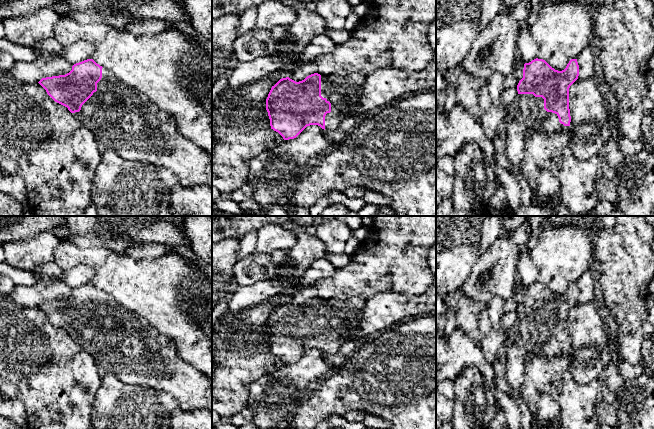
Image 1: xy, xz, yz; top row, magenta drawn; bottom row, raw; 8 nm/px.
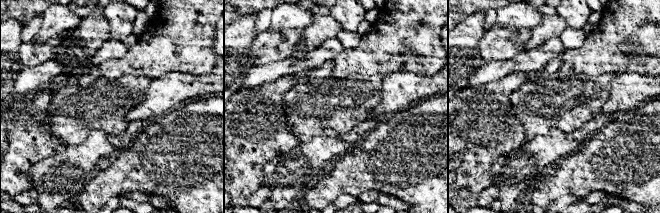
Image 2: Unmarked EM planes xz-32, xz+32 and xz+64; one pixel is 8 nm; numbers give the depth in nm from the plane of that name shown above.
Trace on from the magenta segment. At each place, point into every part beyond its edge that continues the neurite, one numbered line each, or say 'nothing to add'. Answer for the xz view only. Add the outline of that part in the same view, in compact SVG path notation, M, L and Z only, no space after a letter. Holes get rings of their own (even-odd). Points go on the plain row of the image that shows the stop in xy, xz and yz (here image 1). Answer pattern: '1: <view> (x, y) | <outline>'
1: xz (341, 313) | M338 295L321 299L321 320L331 327L331 336L325 340L325 355L335 354L349 340L346 334L358 324L366 302L363 296Z

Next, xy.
1: xy (121, 343) | M102 292L102 302L97 307L97 315L82 329L81 334L73 339L93 357L101 376L113 374L121 383L169 393L178 400L183 410L212 410L212 383L210 380L178 356L174 342L158 332L145 318L127 311L106 292Z

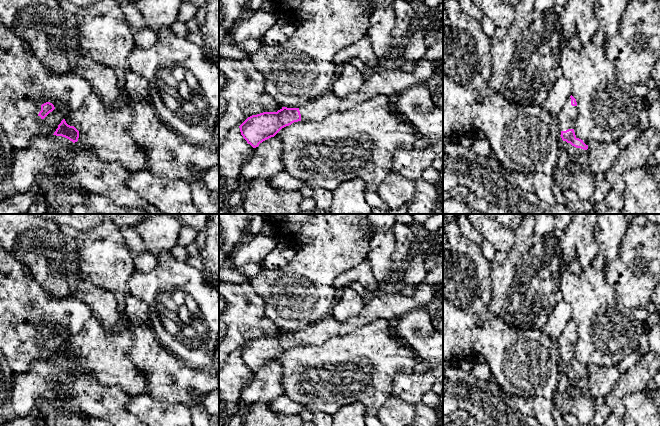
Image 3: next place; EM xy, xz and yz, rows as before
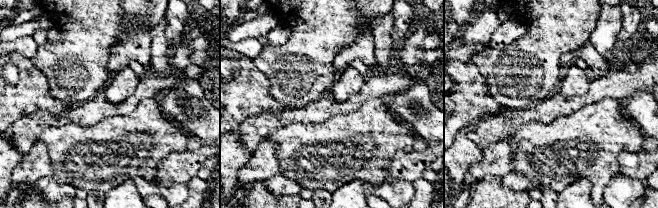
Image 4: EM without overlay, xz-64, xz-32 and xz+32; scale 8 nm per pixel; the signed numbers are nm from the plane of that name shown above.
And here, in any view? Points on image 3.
1: xy (103, 356) | M91 317L78 334L65 340L68 349L79 355L75 370L97 379L105 386L119 386L130 395L147 394L148 384L128 352L132 347L132 334L124 330L108 334Z

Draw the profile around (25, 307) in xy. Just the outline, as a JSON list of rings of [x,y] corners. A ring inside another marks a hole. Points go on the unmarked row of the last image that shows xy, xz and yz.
[[[0,241],[0,350],[14,374],[29,371],[38,360],[53,359],[65,340],[71,335],[80,333],[91,317],[92,311],[79,298],[74,296],[56,297],[46,292],[23,269],[22,264],[3,249]],[[46,326],[52,327],[55,333],[42,343],[38,338],[41,335],[41,329]]]

